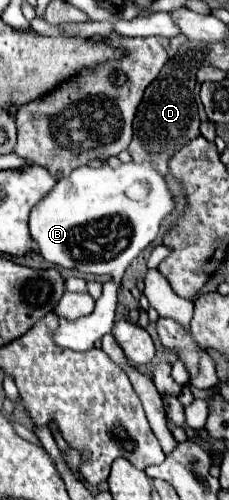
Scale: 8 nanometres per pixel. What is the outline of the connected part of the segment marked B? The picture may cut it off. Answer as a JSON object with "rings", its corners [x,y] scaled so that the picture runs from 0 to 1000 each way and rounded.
{"rings":[[[585,322],[524,330],[507,338],[445,330],[428,338],[402,334],[341,334],[314,342],[297,358],[262,358],[218,386],[201,386],[175,406],[131,426],[122,458],[140,482],[157,486],[157,502],[210,526],[236,526],[279,538],[332,538],[376,550],[480,550],[489,558],[524,562],[550,534],[603,514],[681,474],[699,462],[699,446],[725,430],[760,426],[760,398],[734,386],[734,374],[699,346],[672,338],[664,326],[594,330]]]}

